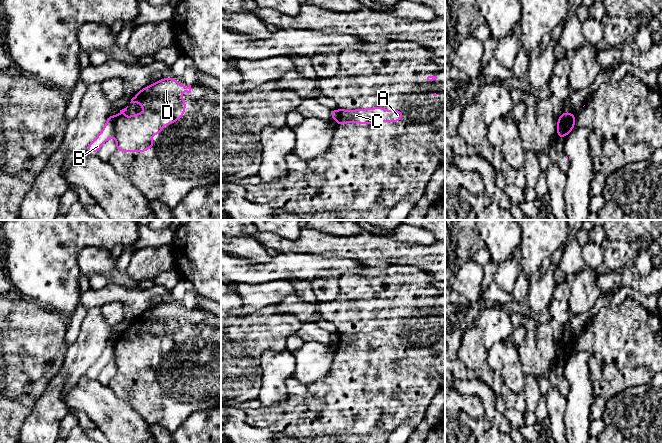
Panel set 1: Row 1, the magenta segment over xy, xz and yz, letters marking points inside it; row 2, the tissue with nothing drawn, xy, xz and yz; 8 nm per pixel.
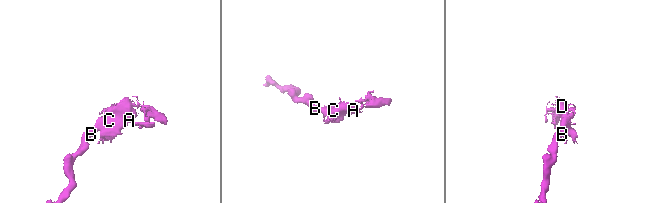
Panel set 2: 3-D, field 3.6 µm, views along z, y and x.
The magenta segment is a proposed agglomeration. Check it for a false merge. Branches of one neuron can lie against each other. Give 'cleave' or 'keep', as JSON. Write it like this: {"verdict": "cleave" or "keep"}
{"verdict": "cleave"}

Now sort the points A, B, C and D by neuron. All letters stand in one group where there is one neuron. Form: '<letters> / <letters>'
A C D / B

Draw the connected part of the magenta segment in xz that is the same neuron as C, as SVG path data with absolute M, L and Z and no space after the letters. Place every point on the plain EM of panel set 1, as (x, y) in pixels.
M377 330L374 332L358 332L356 334L345 334L338 332L340 337L337 351L343 350L346 346L349 348L359 347L363 349L378 348L382 346L396 347L403 341L402 334L387 334Z

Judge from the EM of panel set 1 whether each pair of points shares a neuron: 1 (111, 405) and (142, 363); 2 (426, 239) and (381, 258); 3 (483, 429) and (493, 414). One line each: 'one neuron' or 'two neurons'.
1: two neurons
2: two neurons
3: two neurons

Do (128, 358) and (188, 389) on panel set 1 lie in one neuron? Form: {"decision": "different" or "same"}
{"decision": "same"}

